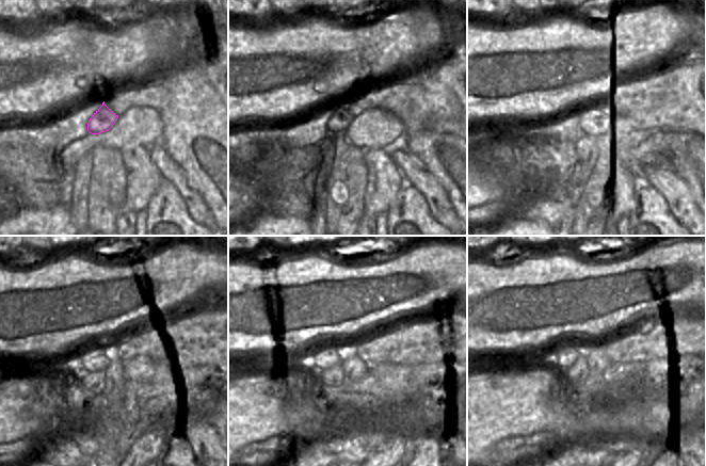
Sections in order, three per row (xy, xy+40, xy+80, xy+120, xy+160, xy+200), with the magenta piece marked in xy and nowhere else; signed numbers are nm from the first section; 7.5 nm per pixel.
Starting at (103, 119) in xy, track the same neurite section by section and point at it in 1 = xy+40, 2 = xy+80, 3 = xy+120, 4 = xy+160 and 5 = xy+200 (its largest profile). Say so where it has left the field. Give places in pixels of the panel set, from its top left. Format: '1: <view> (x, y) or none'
1: xy+40 (341, 117)
2: xy+80 (568, 121)
3: xy+120 (92, 358)
4: xy+160 (326, 356)
5: xy+200 (561, 356)

